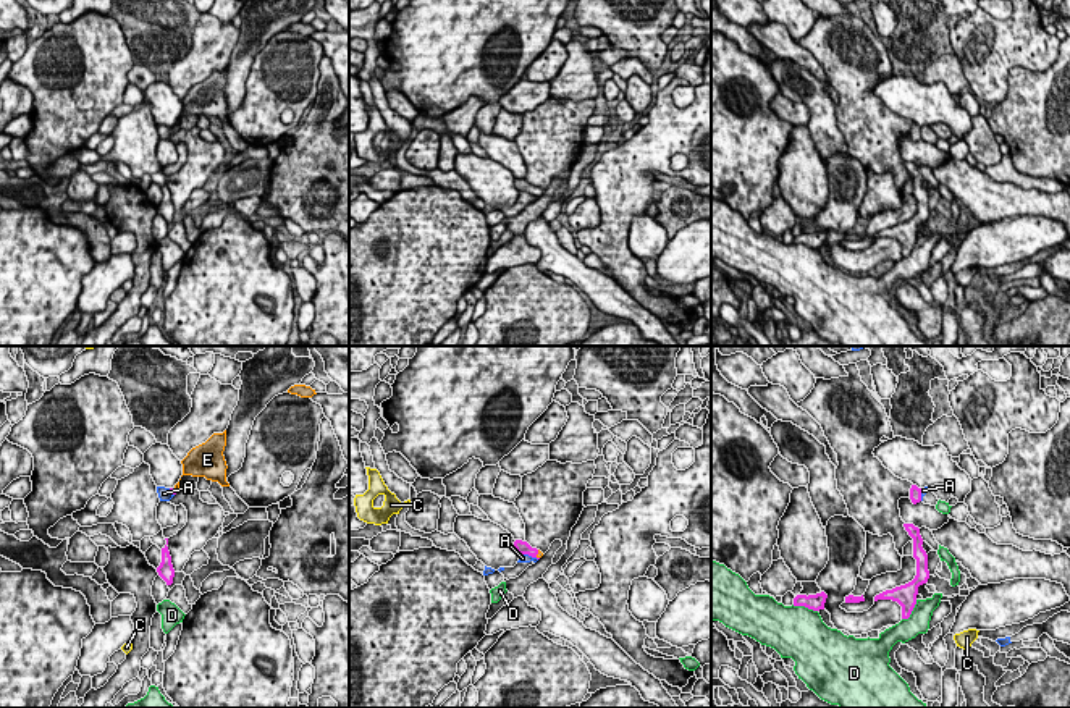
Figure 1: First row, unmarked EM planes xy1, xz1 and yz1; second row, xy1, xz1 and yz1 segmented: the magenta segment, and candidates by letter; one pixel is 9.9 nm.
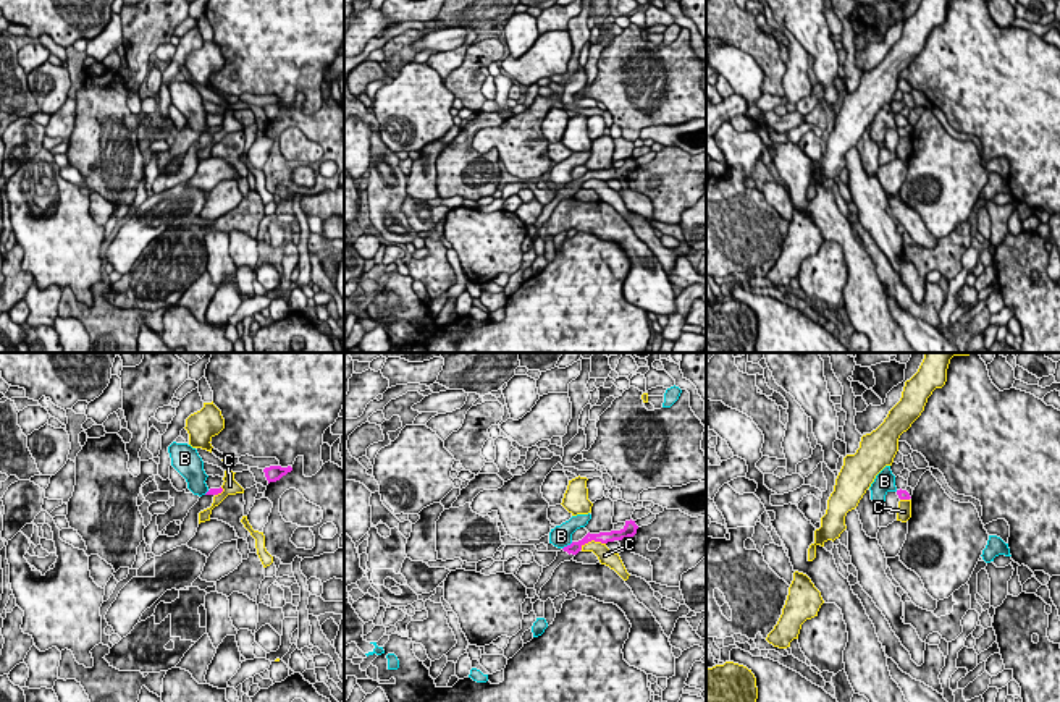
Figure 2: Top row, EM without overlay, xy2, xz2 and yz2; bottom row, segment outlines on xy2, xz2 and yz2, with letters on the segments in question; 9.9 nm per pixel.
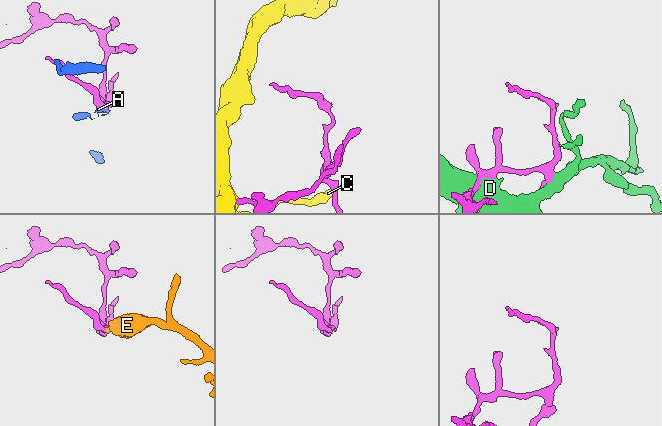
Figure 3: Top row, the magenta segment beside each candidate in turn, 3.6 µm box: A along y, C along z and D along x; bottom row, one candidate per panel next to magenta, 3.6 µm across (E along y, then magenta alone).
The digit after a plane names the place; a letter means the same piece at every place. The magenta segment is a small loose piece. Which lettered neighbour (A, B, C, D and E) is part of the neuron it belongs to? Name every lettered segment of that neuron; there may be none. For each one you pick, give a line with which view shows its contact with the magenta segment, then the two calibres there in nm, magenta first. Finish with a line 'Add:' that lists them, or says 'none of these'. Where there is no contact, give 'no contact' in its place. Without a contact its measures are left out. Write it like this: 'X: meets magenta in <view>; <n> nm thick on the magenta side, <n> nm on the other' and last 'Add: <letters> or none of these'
E: meets magenta in xz1; 130 nm thick on the magenta side, 50 nm on the other
Add: E

